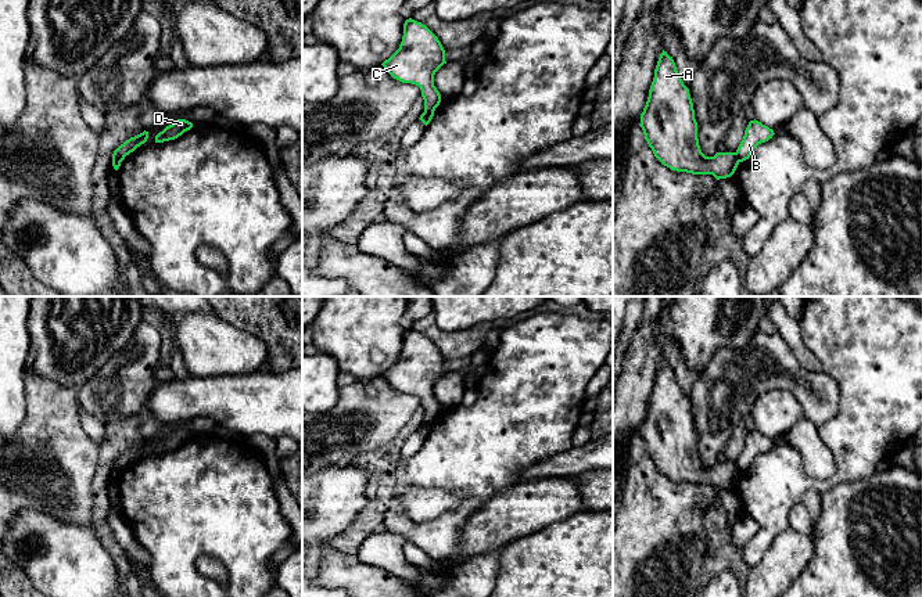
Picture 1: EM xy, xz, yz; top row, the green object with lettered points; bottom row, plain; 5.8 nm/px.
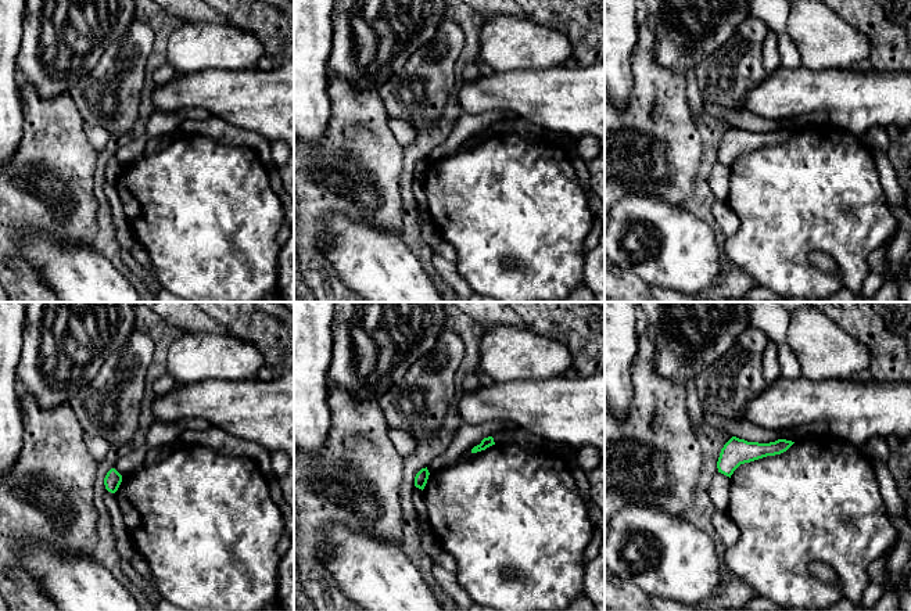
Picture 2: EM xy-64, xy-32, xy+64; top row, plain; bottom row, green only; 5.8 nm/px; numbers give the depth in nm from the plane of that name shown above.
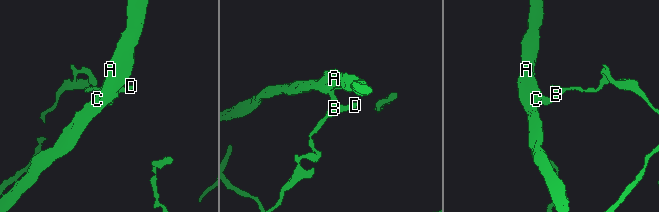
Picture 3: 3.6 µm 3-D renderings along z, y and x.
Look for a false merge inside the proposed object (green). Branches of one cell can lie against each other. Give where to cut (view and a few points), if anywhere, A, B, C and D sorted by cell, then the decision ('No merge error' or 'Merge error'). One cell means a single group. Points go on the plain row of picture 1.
Split along xz (424, 421), (433, 423). Groups: A C / B D. Merge error

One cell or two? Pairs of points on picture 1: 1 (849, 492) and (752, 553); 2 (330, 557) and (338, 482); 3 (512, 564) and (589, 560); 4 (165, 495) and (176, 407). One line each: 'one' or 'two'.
1: two
2: two
3: one
4: two

